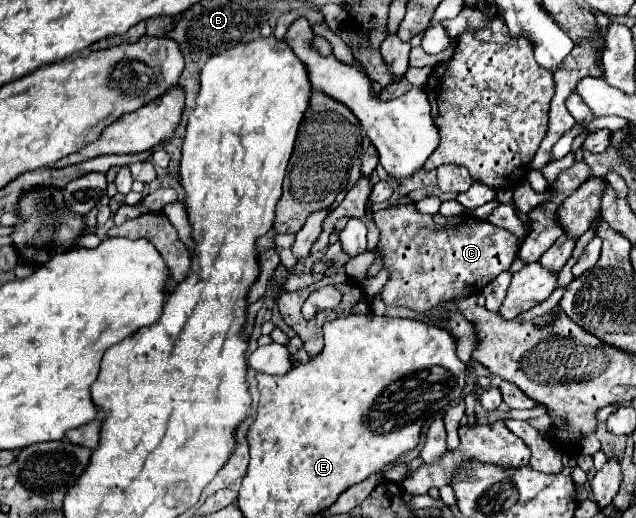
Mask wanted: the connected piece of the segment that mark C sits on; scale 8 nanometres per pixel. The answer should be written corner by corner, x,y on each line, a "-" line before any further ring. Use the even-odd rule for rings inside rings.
414,204
390,206
386,210
378,210
372,214
374,222
380,228
378,248
384,254
384,266
390,270
390,280
382,288
382,300
386,306
404,306
416,312
428,312
436,304
468,294
480,294
480,290
492,282
500,272
506,272
514,262
520,238
508,230
496,228
486,220
478,220
470,214
444,218
440,214
420,214

